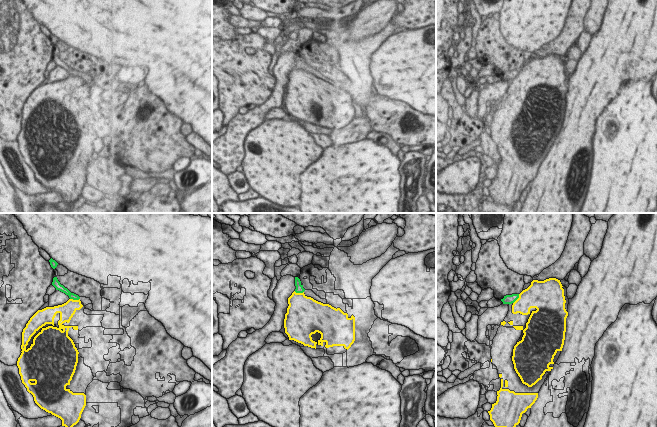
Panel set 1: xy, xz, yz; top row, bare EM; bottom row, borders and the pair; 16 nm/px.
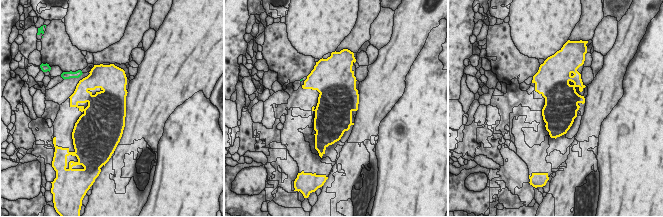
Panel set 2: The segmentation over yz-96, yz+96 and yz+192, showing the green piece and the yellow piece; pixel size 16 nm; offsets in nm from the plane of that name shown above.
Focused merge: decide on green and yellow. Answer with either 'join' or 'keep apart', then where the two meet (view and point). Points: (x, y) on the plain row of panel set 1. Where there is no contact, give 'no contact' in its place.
keep apart | xy (75, 75)

